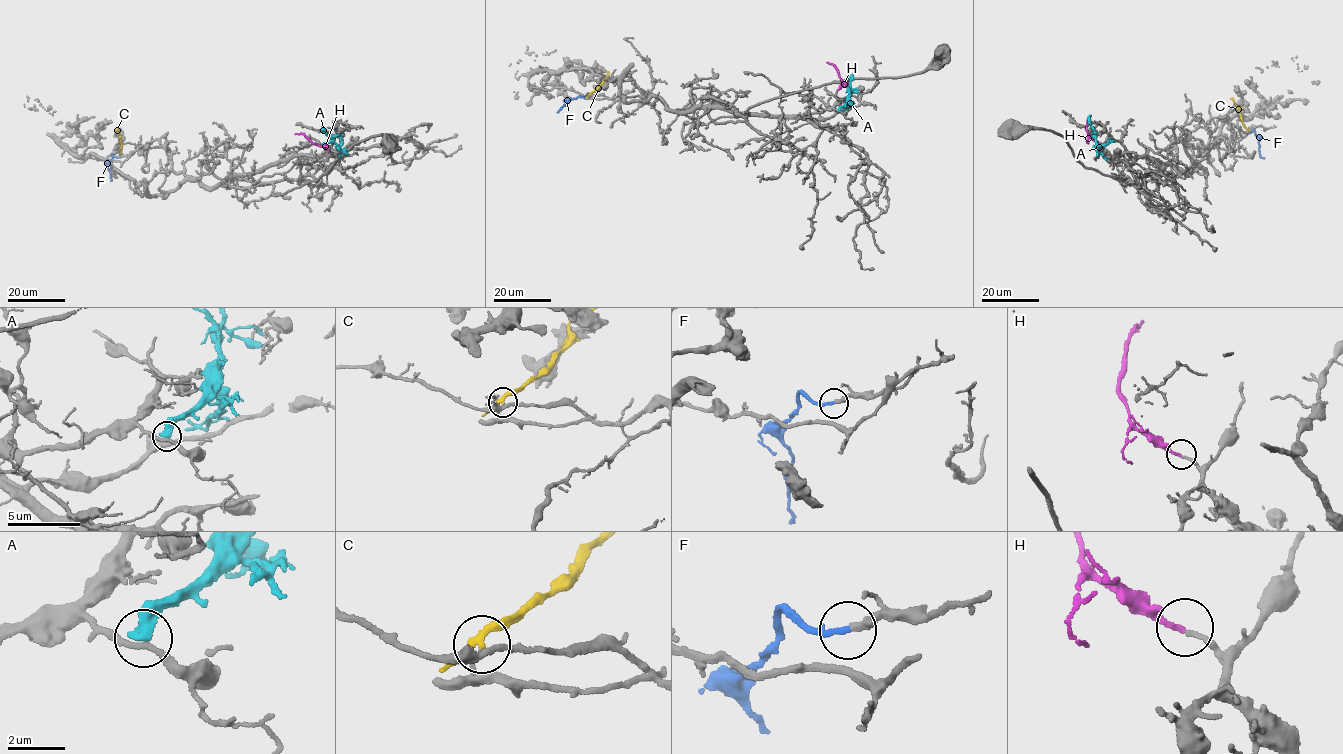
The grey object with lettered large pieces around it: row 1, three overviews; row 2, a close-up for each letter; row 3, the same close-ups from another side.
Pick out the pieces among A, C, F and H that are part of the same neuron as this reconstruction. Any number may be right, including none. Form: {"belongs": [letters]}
{"belongs": ["F", "H"]}

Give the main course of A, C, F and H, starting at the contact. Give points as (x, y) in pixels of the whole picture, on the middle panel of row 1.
A: (839, 110), (850, 96), (852, 75)
C: (589, 94), (602, 83), (607, 71)
F: (584, 97), (569, 100), (557, 112)
H: (837, 90), (842, 81), (834, 65), (826, 62)

